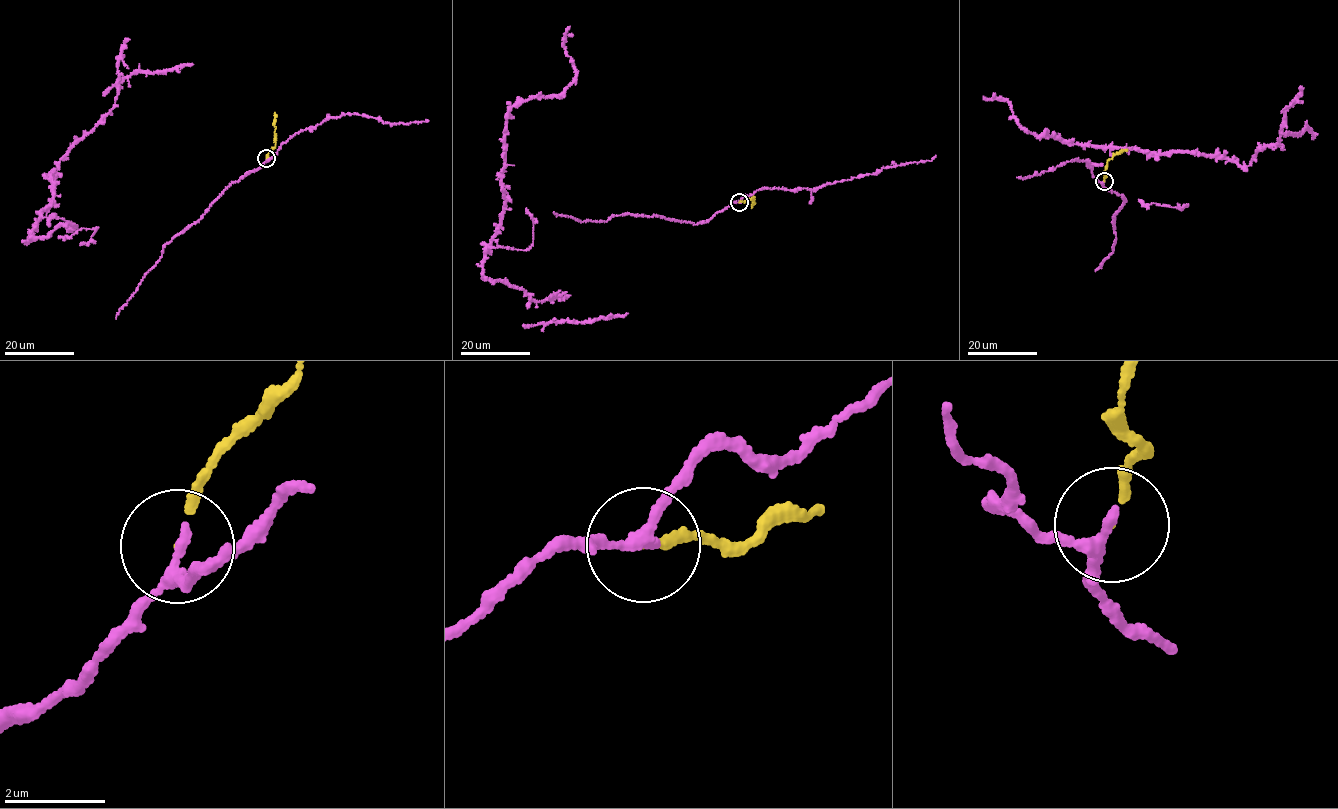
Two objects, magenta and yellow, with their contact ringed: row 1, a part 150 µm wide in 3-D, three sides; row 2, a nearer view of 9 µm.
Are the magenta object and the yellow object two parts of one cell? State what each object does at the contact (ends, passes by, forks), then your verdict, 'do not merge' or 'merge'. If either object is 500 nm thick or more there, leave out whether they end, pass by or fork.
magenta passes by; yellow ends; merge

